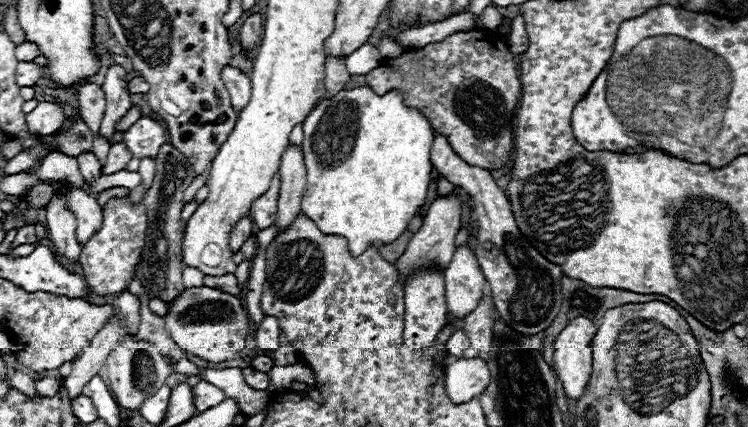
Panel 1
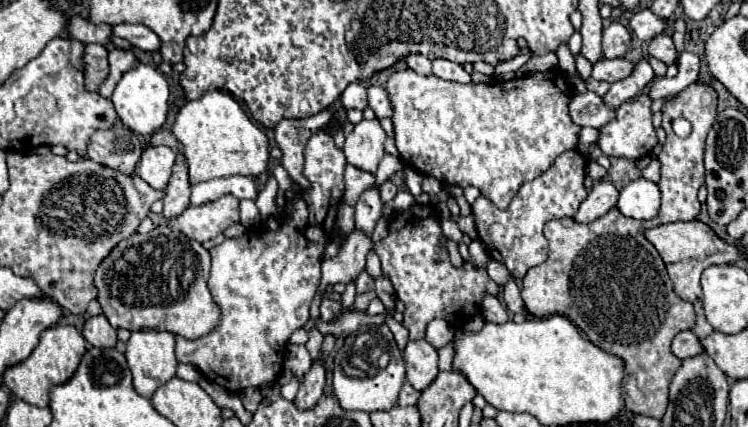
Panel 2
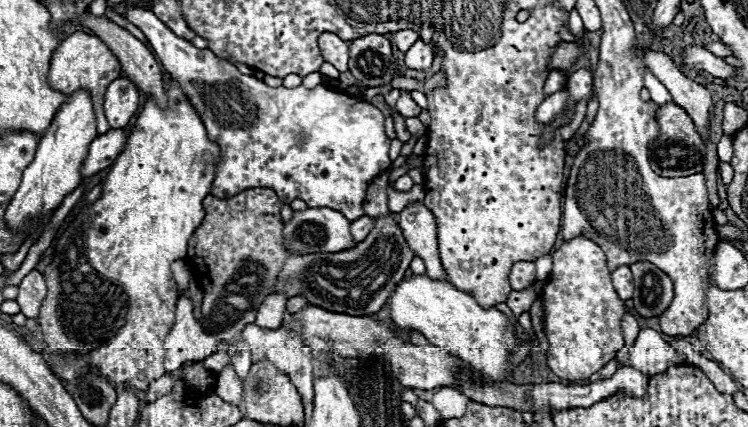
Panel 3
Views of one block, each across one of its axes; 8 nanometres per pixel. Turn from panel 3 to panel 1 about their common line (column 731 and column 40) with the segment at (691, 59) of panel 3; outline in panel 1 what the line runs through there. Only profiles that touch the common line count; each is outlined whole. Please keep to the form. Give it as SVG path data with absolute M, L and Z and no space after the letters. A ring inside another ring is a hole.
M18 62L16 66L16 84L18 86L34 86L44 74L44 66L34 62Z

